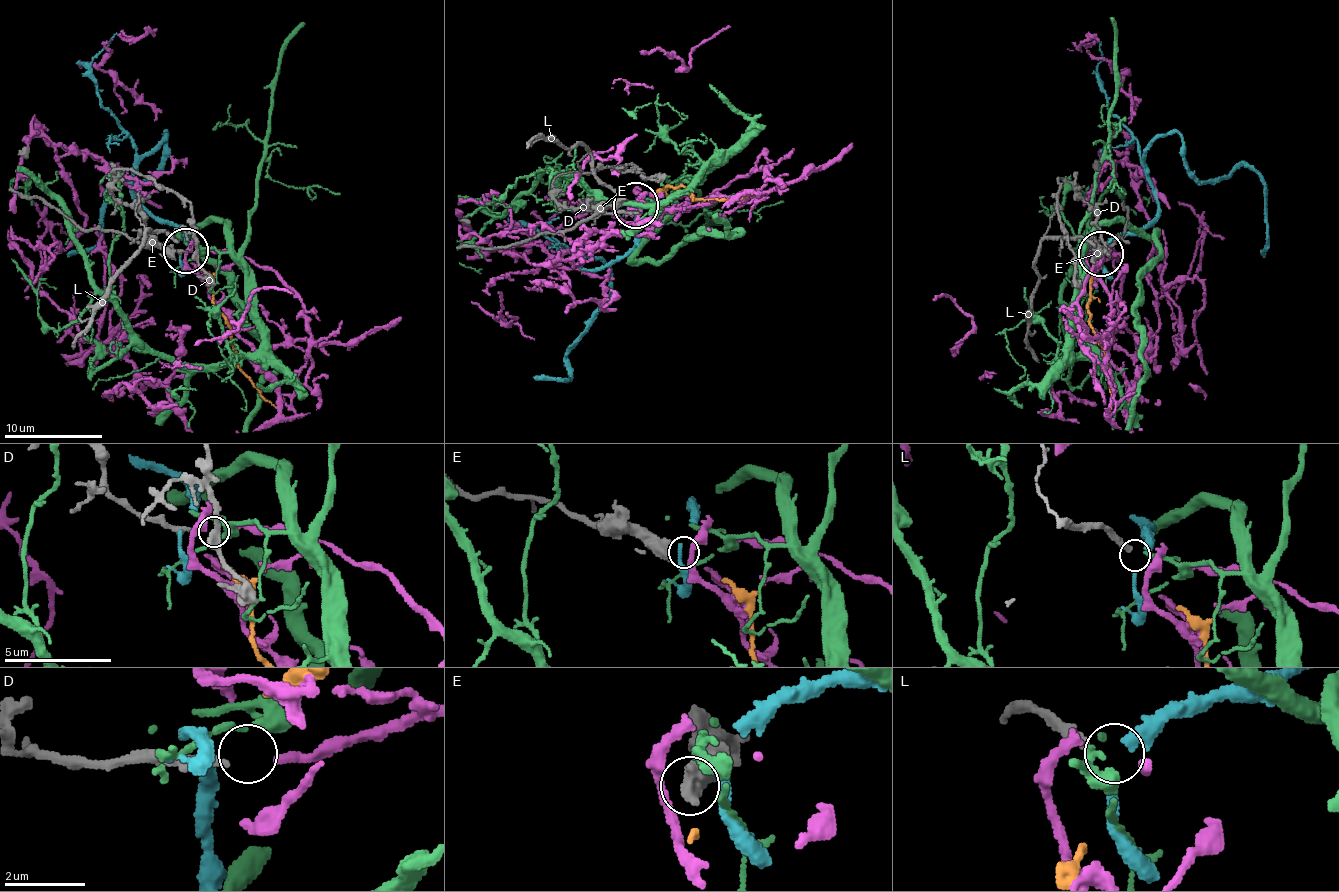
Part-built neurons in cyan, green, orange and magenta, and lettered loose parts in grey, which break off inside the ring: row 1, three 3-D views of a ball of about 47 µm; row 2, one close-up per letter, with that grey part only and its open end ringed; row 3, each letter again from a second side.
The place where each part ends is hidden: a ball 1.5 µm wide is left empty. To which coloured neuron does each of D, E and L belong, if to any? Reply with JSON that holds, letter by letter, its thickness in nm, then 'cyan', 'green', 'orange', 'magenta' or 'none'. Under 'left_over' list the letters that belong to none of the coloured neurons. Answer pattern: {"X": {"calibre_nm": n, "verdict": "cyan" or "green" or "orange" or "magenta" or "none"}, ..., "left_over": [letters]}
{"D": {"calibre_nm": 140, "verdict": "magenta"}, "E": {"calibre_nm": 320, "verdict": "none"}, "L": {"calibre_nm": 240, "verdict": "cyan"}, "left_over": ["E"]}

